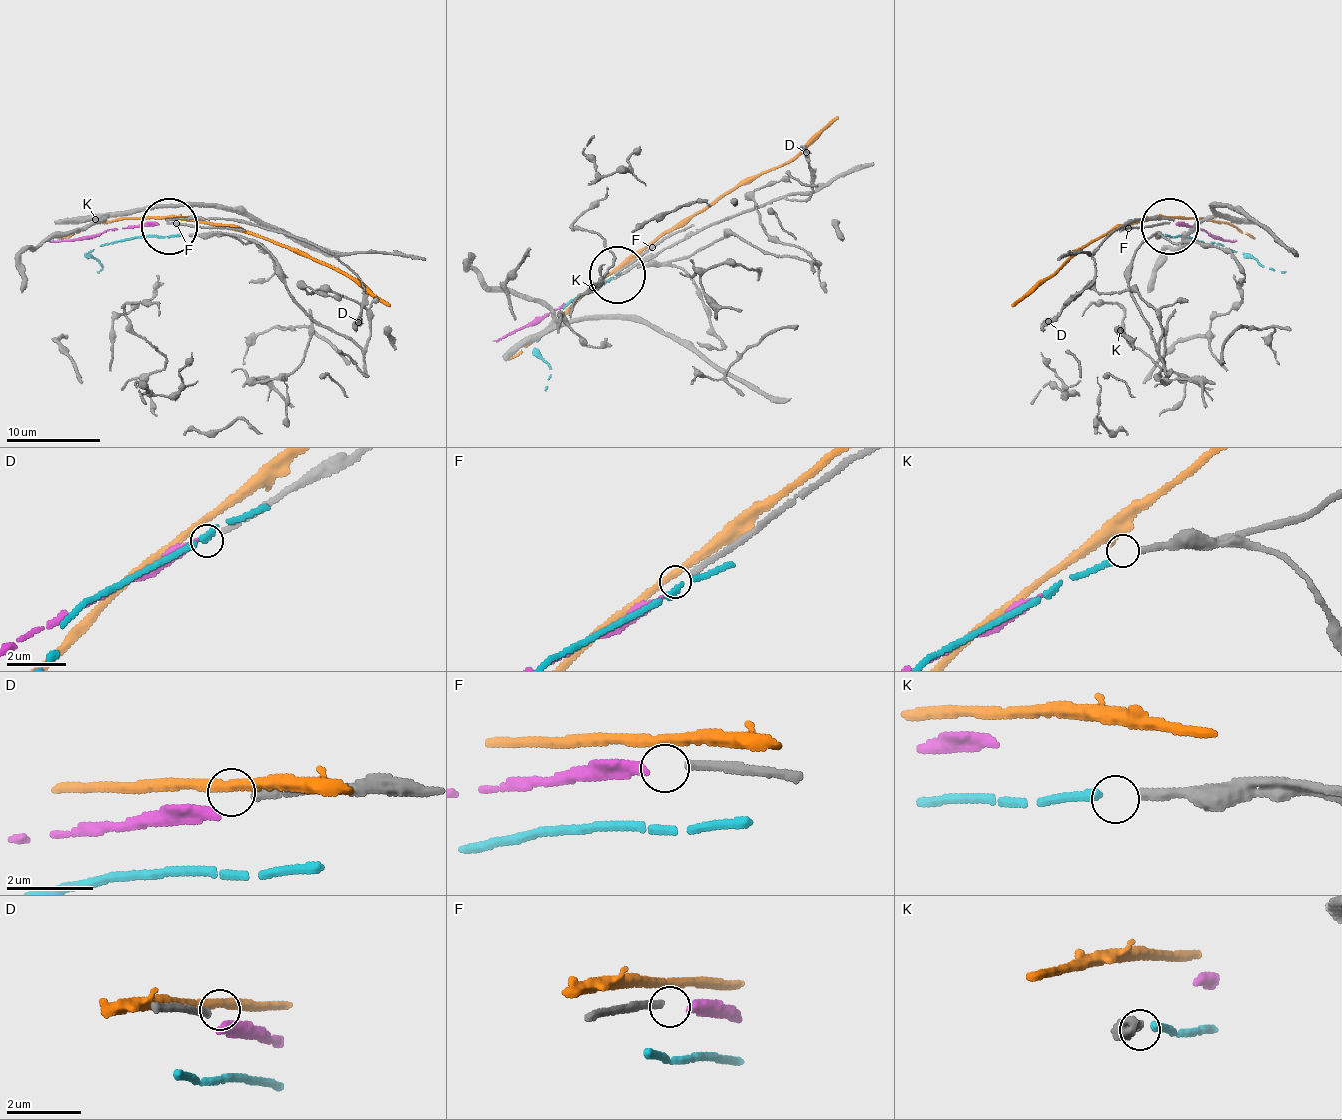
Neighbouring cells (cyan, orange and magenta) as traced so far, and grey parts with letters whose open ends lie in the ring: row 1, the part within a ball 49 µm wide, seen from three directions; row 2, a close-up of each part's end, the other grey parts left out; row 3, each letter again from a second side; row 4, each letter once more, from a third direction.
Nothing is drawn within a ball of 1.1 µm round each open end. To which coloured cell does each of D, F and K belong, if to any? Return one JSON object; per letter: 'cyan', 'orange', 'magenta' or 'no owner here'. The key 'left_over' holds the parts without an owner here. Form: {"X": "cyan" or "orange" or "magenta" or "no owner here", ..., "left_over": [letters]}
{"D": "no owner here", "F": "magenta", "K": "cyan", "left_over": ["D"]}

